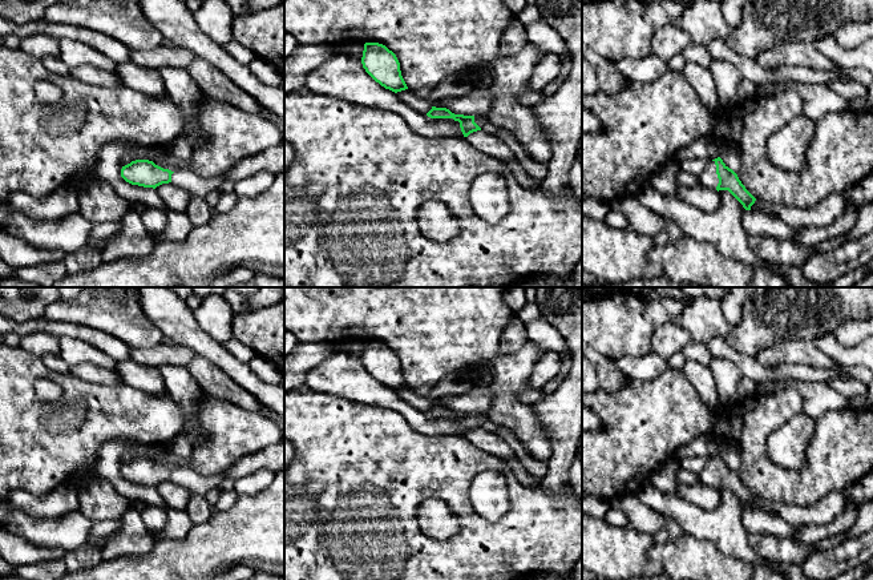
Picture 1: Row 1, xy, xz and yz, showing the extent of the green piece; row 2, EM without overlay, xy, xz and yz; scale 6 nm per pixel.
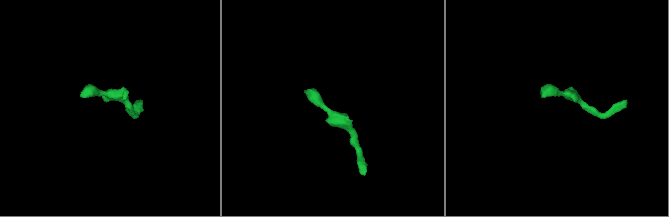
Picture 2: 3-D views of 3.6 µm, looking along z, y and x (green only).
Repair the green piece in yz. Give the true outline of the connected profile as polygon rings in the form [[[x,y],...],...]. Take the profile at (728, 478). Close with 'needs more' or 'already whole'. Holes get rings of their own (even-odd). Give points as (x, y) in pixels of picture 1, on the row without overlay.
[[[720,455],[708,458],[704,470],[698,475],[700,483],[711,488],[728,488],[745,508],[751,508],[756,496],[745,487],[737,472]]]; needs more

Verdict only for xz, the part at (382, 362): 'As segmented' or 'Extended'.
As segmented

